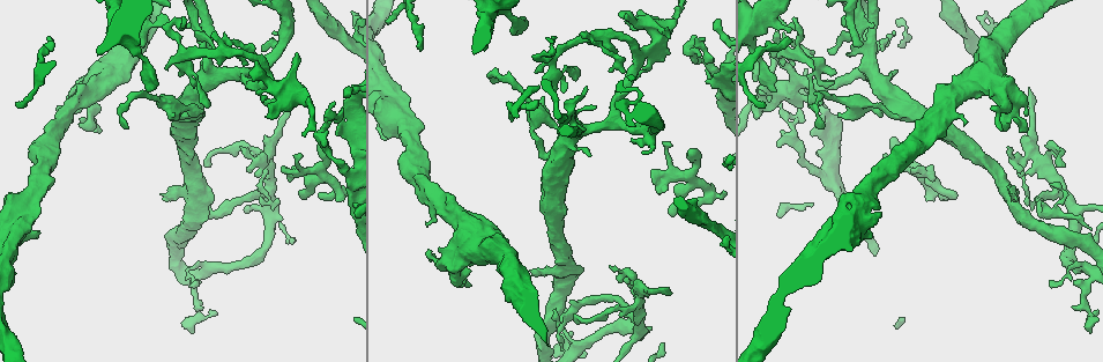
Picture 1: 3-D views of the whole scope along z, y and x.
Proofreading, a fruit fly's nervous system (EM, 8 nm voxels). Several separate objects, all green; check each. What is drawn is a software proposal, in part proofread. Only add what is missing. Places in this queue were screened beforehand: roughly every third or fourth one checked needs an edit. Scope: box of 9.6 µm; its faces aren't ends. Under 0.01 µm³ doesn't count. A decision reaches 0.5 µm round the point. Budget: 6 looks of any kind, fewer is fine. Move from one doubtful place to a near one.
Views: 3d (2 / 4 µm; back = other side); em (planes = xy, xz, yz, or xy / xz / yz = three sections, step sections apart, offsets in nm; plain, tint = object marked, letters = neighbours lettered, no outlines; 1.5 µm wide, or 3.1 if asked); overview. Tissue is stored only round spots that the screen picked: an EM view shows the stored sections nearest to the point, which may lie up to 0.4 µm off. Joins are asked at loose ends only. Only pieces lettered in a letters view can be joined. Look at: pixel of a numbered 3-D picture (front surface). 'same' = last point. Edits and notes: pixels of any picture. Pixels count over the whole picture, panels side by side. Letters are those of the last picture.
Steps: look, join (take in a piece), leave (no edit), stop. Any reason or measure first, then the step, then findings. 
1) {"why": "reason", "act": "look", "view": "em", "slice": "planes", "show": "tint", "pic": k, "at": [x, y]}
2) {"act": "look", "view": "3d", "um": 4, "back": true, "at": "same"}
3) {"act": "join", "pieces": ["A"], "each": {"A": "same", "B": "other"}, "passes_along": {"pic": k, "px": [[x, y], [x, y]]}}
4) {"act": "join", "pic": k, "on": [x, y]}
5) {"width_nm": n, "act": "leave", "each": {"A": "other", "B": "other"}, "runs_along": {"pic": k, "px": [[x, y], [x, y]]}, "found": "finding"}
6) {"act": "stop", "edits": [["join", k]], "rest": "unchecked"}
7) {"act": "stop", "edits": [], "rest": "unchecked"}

{"why": "tapers out", "act": "look", "view": "em", "slice": "xz", "step": 4, "show": "letters", "pic": 1, "at": [798, 23]}

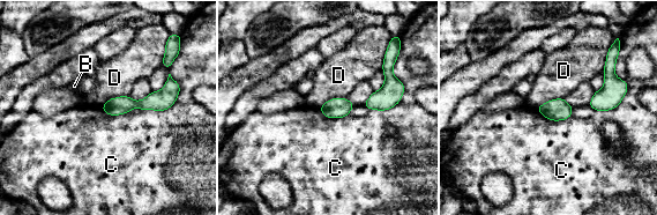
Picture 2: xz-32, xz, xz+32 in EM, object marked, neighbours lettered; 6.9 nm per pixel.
{"longest_contact_nm": ["C", 320], "act": "leave", "each": {"B": "other", "C": "other", "D": "other"}, "border": {"pic": 2, "px": [[170, 73], [177, 99], [143, 111]]}, "found": "no lettered piece goes on from it"}

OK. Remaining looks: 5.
{"why": "thin end", "act": "look", "view": "em", "slice": "yz", "step": 8, "show": "tint", "pic": 1, "at": [277, 201]}

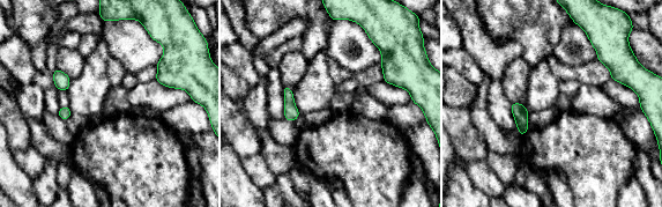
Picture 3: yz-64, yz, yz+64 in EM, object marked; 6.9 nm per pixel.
{"act": "look", "view": "em", "slice": "planes", "show": "letters", "at": "same"}

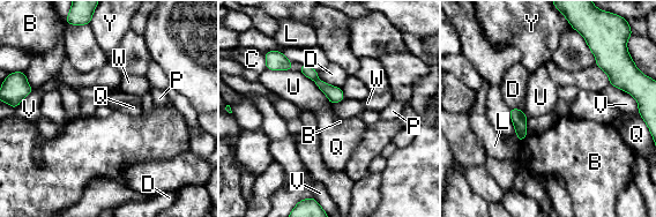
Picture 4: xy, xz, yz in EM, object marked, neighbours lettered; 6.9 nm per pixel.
{"act": "join", "pieces": ["C"], "each": {"B": "other", "C": "same", "D": "other", "L": "other", "P": "other", "Q": "other", "U": "other", "V": "other", "W": "other", "Y": "other"}, "found": "the neuron continues"}

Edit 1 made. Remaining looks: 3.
{"act": "look", "view": "em", "slice": "yz", "step": 4, "show": "tint", "pic": 1, "at": [1049, 184]}

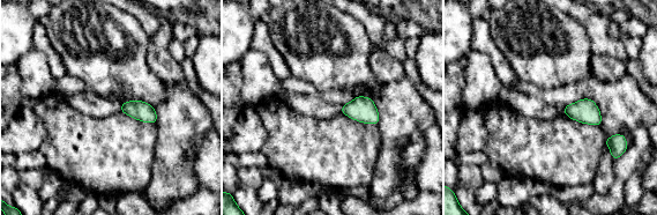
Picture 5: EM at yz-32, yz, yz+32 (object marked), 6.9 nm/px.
{"why": "another direction", "act": "look", "view": "em", "slice": "planes", "show": "letters", "at": "same"}

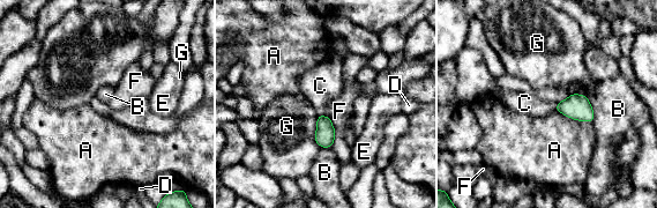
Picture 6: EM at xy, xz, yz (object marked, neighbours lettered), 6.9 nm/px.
{"longest_contact_nm": ["A", 280], "act": "join", "pieces": ["C"], "each": {"A": "other", "B": "other", "C": "same", "D": "other", "E": "other", "F": "other", "G": "other"}, "passes_along": {"pic": 6, "px": [[576, 106], [557, 106], [524, 103]]}, "found": "it goes on there"}

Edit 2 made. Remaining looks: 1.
{"act": "stop", "edits": [["join", 4], ["join", 6]], "rest": "unchecked"}

